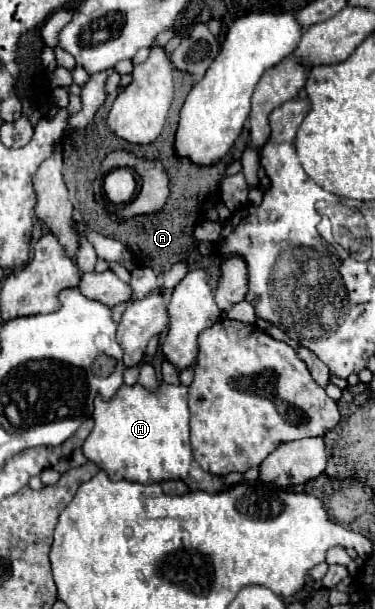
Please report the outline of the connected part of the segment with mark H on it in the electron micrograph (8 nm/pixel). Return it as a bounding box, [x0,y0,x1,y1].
[83,382,229,490]

